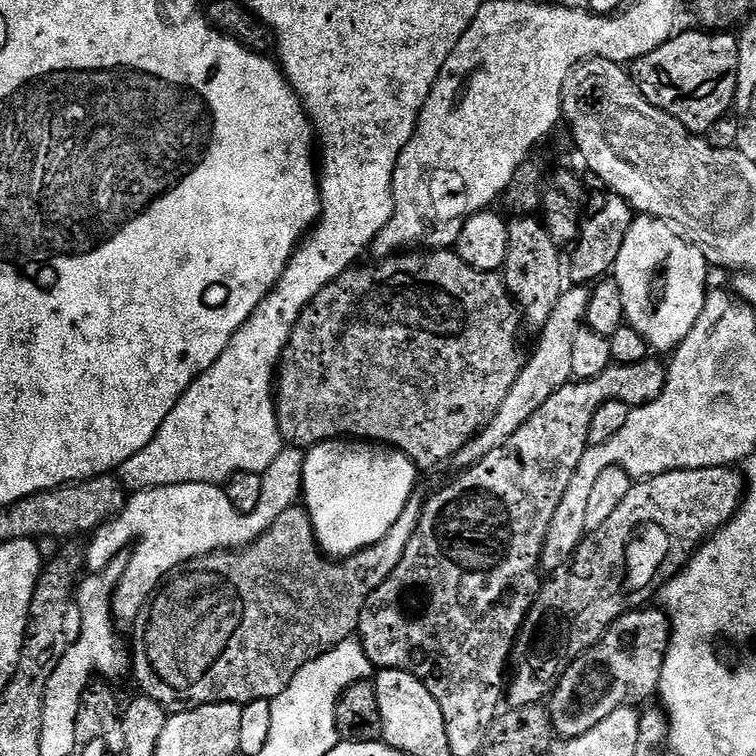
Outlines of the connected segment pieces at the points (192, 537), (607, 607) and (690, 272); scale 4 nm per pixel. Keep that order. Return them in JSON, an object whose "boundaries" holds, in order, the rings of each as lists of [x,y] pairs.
{"boundaries":[[[[295,446],[285,447],[278,454],[278,458],[274,458],[274,462],[263,472],[264,485],[262,486],[262,498],[258,502],[258,506],[253,512],[247,514],[238,514],[235,506],[230,502],[227,491],[221,490],[214,484],[175,484],[174,486],[162,486],[161,488],[148,488],[144,492],[134,492],[127,497],[124,505],[123,512],[119,516],[115,517],[111,522],[96,529],[92,540],[88,544],[88,560],[86,556],[86,568],[89,573],[95,574],[97,572],[103,572],[107,568],[108,563],[113,560],[115,556],[121,555],[132,544],[132,540],[140,540],[136,544],[136,549],[130,552],[128,556],[128,565],[126,570],[122,574],[122,578],[116,584],[116,591],[112,593],[112,615],[117,621],[123,622],[123,620],[136,620],[141,619],[142,613],[145,611],[146,605],[149,603],[150,597],[159,589],[162,581],[172,575],[172,571],[178,566],[182,566],[186,562],[190,562],[194,558],[199,556],[208,556],[211,552],[222,552],[225,550],[231,550],[234,548],[242,548],[245,544],[253,544],[261,534],[268,529],[279,516],[286,511],[287,508],[293,507],[301,499],[302,496],[302,474],[304,473],[304,457],[305,453],[301,449]]],[[[732,466],[674,470],[633,483],[617,510],[598,529],[589,531],[571,559],[543,581],[528,616],[520,628],[510,657],[510,683],[506,700],[513,708],[547,701],[556,691],[556,682],[577,653],[585,652],[603,638],[608,627],[628,612],[649,603],[652,595],[682,571],[701,544],[736,517],[746,491],[746,476]]],[[[637,215],[623,239],[622,248],[612,274],[622,293],[625,321],[638,331],[653,350],[675,351],[694,328],[698,315],[705,308],[708,293],[710,265],[698,246],[689,242],[669,221],[656,216]]]]}

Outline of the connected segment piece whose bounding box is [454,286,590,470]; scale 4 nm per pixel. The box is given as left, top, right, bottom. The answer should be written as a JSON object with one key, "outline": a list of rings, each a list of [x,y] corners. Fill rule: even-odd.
{"outline":[[[584,286],[569,287],[560,295],[558,306],[554,306],[554,314],[550,314],[546,326],[539,329],[540,341],[537,342],[536,349],[527,357],[522,374],[518,374],[514,386],[510,386],[510,394],[506,394],[506,402],[502,402],[498,414],[494,414],[492,421],[456,453],[454,464],[457,464],[457,469],[472,467],[482,458],[486,458],[486,454],[502,446],[526,423],[530,414],[534,414],[534,410],[538,410],[538,406],[542,406],[542,402],[546,402],[550,394],[554,394],[554,390],[558,390],[573,379],[570,354],[574,350],[574,334],[578,334],[578,330],[585,327],[588,319],[589,295],[589,289]]]}

